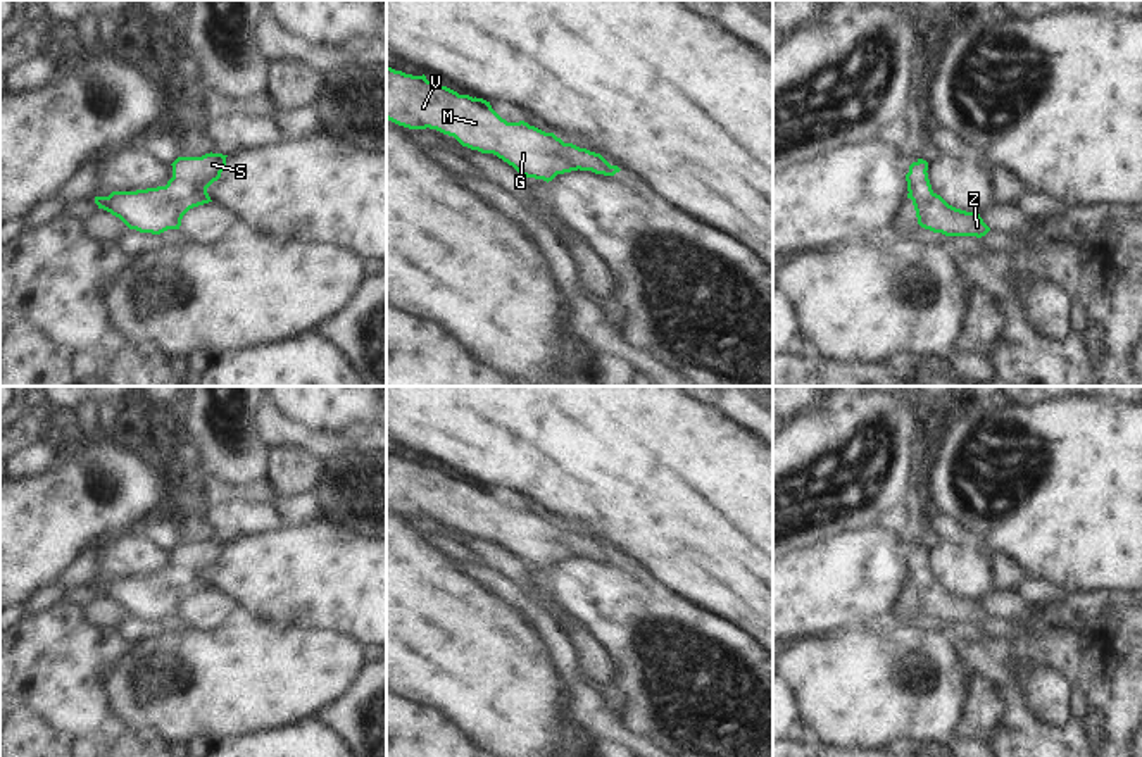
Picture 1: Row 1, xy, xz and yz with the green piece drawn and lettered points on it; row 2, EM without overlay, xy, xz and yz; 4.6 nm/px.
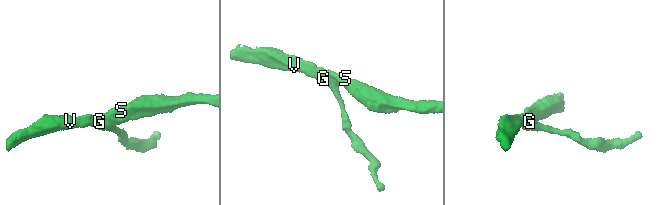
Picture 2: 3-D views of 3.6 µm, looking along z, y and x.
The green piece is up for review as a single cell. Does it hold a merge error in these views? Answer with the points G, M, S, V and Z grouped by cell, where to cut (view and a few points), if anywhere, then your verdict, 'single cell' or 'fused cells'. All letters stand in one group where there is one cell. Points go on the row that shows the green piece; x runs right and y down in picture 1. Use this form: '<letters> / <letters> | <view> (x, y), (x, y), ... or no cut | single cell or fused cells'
G M S V Z | no cut | single cell

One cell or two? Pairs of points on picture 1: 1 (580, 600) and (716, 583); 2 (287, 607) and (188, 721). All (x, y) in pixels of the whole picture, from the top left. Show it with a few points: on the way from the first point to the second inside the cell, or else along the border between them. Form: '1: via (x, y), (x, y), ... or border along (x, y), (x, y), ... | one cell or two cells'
1: border along (642, 563), (675, 590), (708, 609) | two cells
2: border along (240, 607), (278, 623), (314, 630) | two cells

